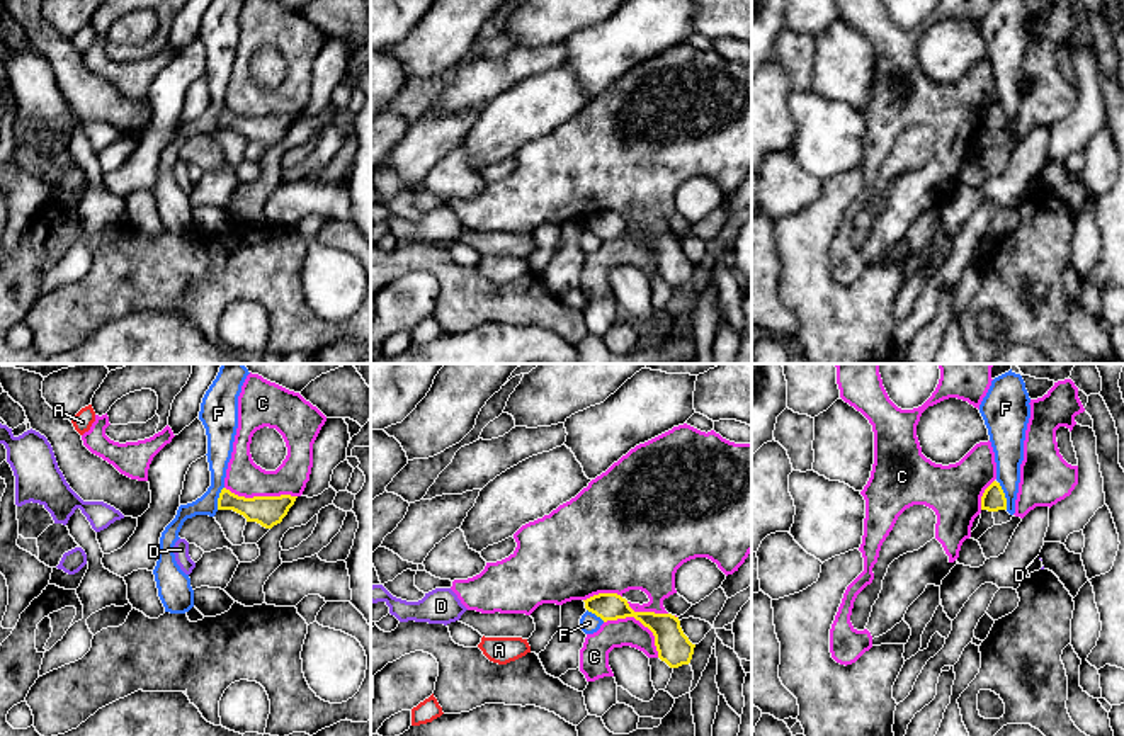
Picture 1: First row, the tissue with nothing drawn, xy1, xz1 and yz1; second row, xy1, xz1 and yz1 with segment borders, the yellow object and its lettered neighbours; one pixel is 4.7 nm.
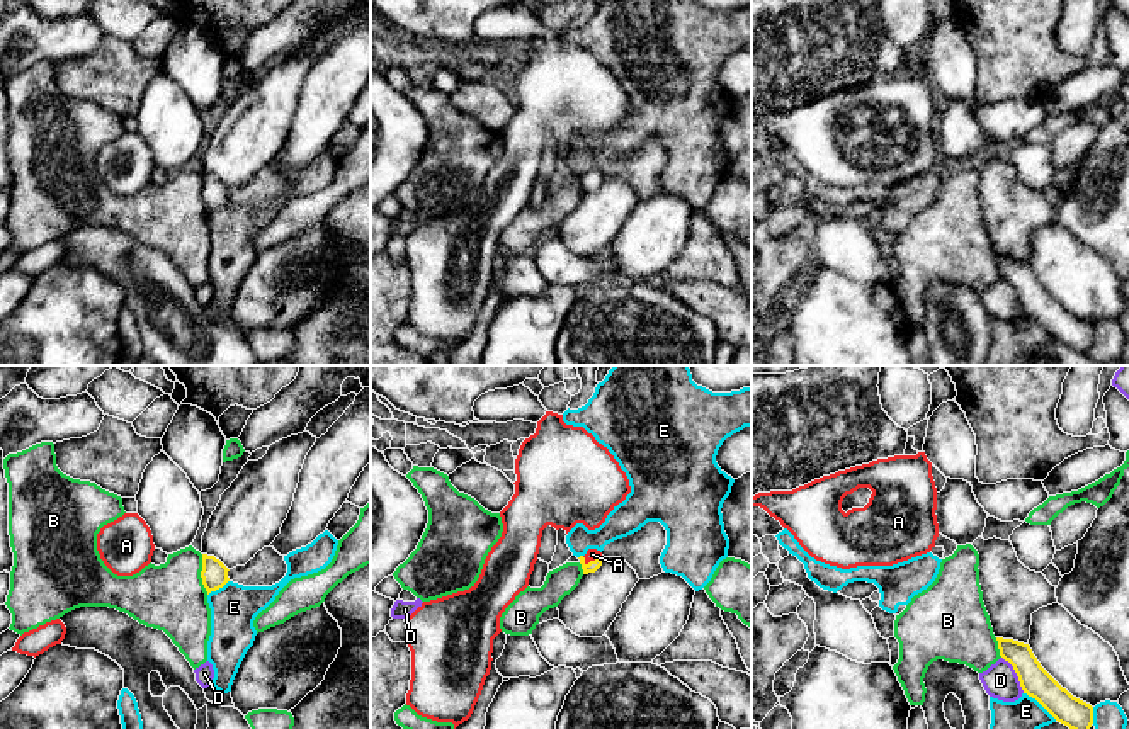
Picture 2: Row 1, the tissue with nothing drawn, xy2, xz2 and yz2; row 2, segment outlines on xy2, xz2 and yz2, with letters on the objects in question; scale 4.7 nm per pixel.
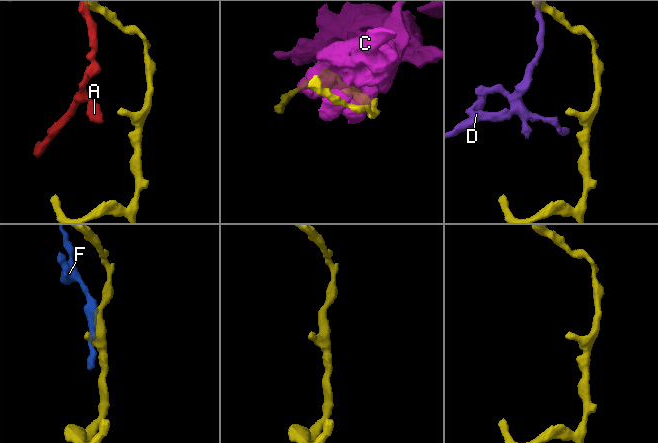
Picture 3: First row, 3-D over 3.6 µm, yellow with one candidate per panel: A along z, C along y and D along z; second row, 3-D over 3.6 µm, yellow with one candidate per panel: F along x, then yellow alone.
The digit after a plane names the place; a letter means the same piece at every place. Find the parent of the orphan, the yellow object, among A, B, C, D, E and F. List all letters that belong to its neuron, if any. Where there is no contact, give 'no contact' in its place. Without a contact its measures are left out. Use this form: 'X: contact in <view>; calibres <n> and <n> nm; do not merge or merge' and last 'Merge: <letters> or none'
A: contact in xz2; calibres 60 and 60 nm; merge
B: contact in xy2; calibres 130 and 320 nm; do not merge
C: contact in xz1; calibres 160 and 130 nm; do not merge
D: contact in yz2; calibres 150 and 160 nm; do not merge
E: contact in yz2; calibres 150 and 200 nm; do not merge
F: contact in yz1; calibres 110 and 150 nm; do not merge
Merge: A

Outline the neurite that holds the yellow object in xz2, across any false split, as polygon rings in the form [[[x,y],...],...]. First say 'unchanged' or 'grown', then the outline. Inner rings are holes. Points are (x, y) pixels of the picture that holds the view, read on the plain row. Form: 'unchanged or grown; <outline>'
grown; [[[588,168],[585,175],[580,175],[580,184],[582,184],[582,189],[583,189],[583,194],[588,194],[588,192],[595,192],[602,182],[604,182],[604,175],[600,170],[597,168]]]

